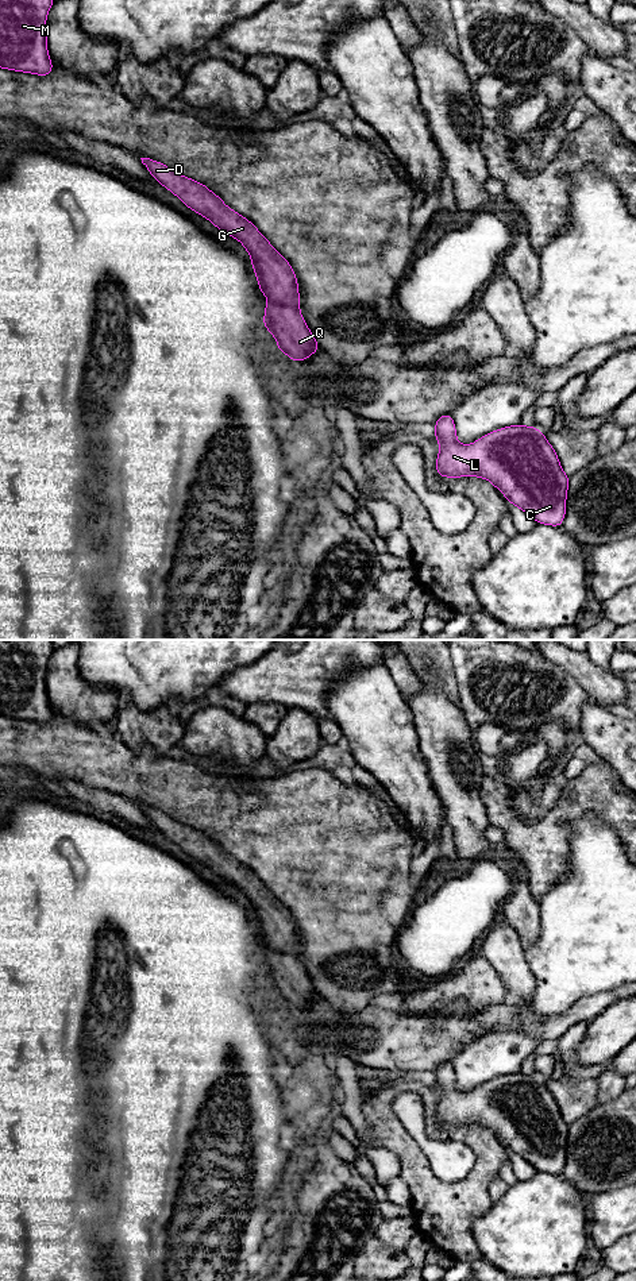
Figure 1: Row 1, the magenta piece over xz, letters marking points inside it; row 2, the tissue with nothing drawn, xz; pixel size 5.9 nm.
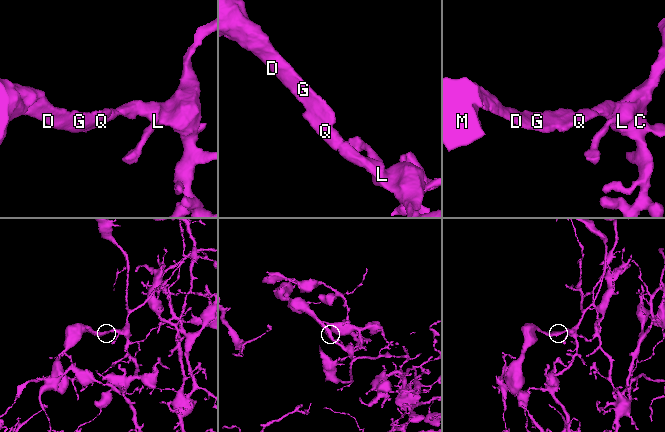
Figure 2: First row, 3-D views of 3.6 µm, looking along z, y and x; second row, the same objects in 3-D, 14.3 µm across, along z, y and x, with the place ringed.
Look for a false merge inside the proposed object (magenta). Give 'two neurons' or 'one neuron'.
two neurons

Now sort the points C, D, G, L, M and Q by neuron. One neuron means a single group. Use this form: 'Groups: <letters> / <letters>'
Groups: C L Q / D G M

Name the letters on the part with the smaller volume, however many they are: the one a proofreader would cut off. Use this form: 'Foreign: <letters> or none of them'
Foreign: D, G, M

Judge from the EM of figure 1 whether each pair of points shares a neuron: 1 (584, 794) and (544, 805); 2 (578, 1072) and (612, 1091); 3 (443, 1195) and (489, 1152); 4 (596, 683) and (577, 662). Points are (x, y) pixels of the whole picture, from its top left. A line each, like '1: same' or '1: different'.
1: different
2: different
3: same
4: same

